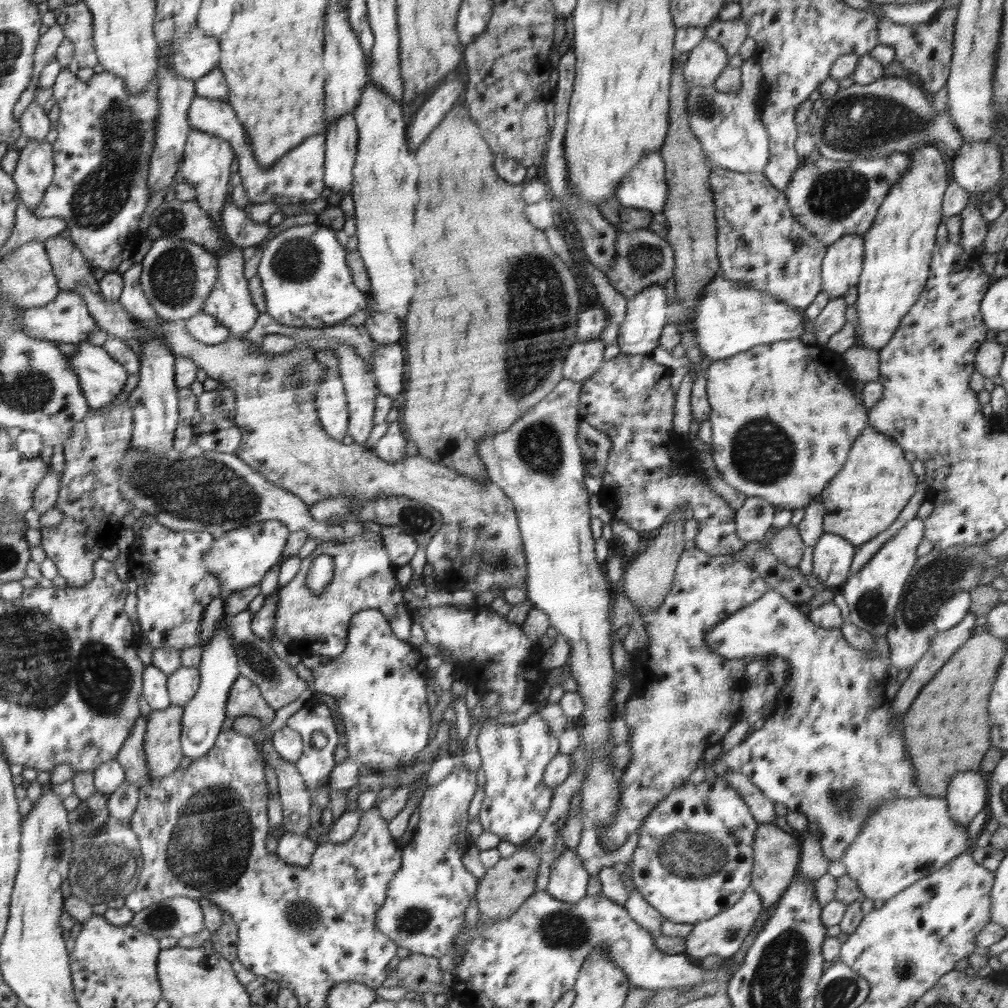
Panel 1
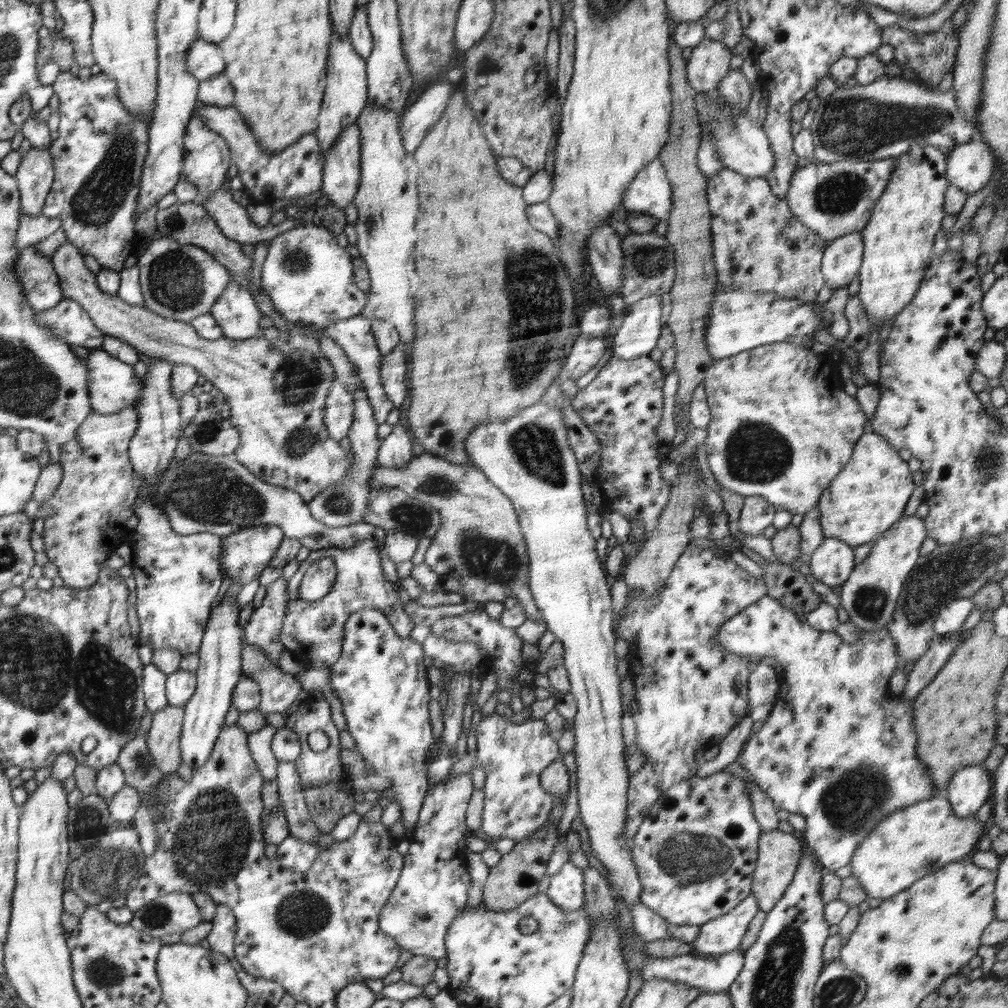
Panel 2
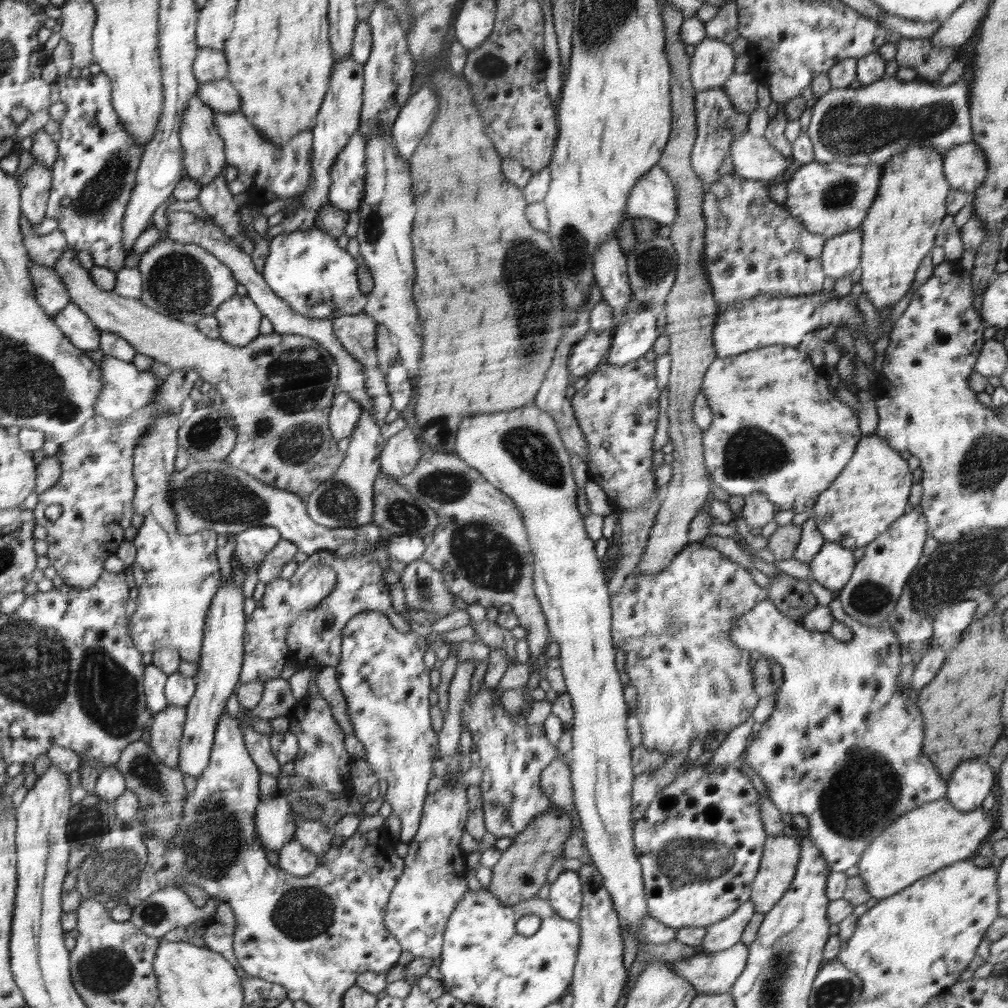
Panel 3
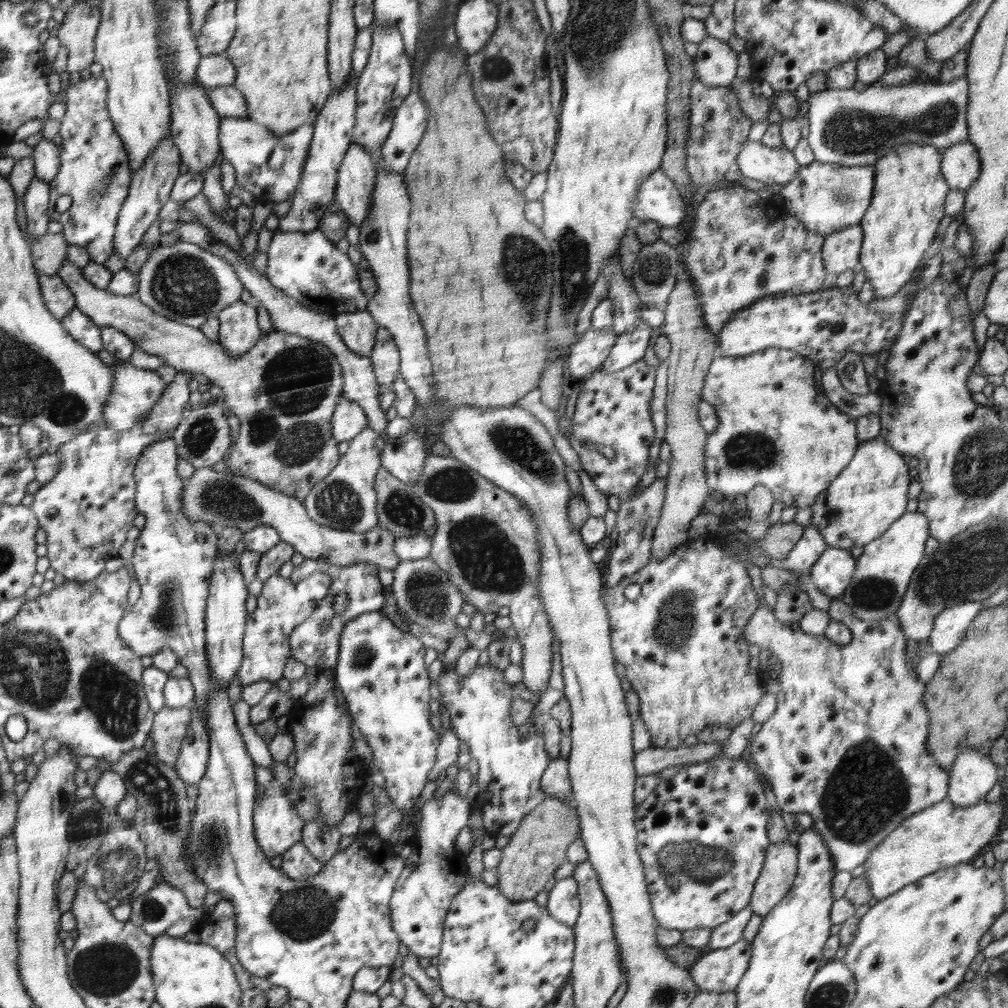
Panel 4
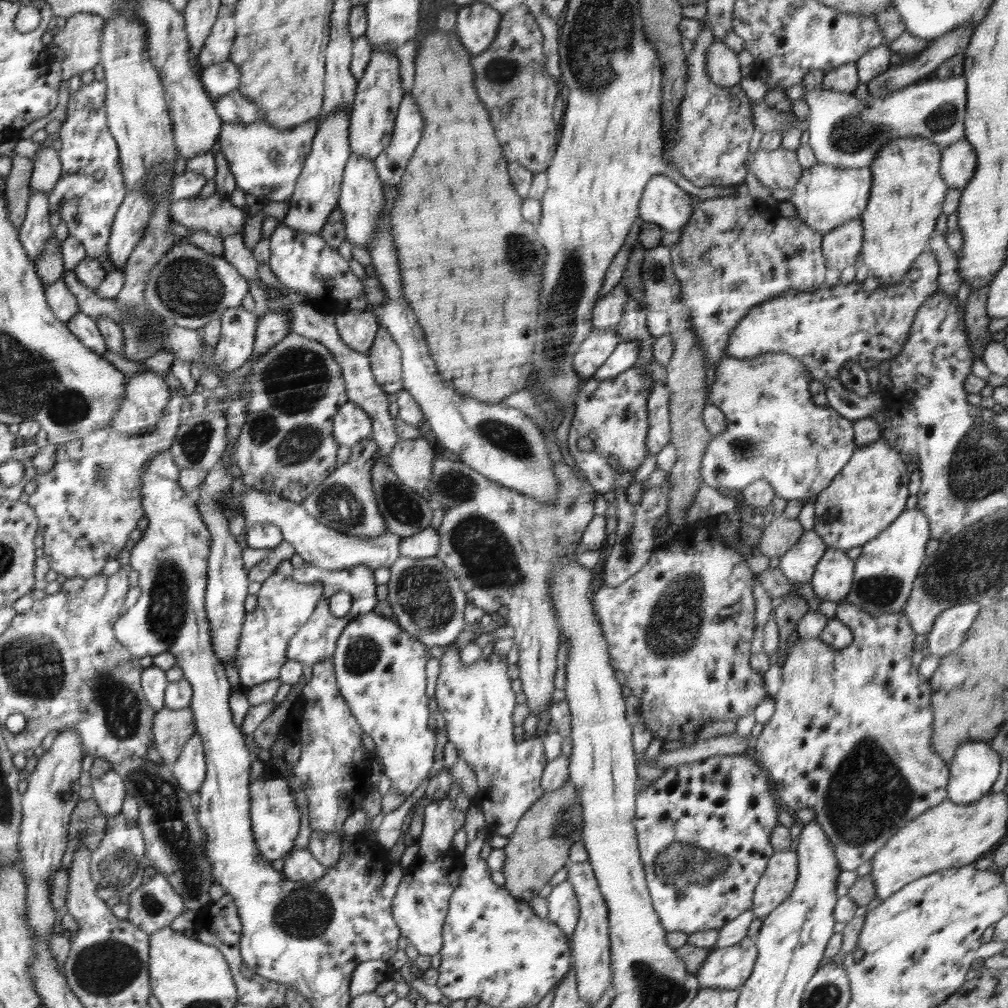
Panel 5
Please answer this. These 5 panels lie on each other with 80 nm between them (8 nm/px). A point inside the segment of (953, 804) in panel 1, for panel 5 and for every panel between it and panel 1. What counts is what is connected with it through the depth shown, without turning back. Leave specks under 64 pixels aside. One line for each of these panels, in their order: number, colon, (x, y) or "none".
2: (969, 789)
3: (972, 780)
4: (973, 775)
5: (974, 769)

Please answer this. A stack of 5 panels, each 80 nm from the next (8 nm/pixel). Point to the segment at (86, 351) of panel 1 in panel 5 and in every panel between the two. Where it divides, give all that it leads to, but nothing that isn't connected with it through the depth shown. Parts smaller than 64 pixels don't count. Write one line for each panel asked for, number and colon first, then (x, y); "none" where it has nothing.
2: (112, 384)
3: (125, 389)
4: (135, 392)
5: (147, 395)

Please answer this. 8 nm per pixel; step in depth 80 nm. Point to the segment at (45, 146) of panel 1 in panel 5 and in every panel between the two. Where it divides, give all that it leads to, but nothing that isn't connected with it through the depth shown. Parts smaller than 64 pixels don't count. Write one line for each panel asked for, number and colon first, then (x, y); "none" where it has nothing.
2: (34, 174)
3: (36, 182)
4: (37, 198)
5: (36, 230)

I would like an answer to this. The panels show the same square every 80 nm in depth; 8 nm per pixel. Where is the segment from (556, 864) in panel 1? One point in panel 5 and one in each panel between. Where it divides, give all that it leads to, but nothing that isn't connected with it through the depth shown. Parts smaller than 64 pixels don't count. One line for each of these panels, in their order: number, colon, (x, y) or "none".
2: (566, 889)
3: (565, 895)
4: (563, 904)
5: (562, 904)

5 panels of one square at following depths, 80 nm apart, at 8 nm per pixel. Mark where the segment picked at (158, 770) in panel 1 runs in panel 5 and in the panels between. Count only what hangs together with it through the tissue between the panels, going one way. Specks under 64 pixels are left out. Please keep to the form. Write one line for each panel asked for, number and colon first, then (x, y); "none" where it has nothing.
2: (162, 742)
3: (165, 731)
4: (171, 724)
5: (173, 728)

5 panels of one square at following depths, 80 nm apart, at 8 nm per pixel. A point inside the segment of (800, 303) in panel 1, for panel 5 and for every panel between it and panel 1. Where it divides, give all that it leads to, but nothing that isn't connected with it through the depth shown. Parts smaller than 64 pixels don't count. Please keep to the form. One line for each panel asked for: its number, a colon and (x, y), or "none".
2: (759, 246)
3: (752, 246)
4: (744, 248)
5: (735, 253)

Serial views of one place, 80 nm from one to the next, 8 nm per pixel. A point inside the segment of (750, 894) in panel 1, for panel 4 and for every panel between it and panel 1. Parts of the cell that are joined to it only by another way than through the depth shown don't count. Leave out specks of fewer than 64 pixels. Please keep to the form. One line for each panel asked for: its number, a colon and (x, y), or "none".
2: (720, 935)
3: (724, 934)
4: (728, 933)

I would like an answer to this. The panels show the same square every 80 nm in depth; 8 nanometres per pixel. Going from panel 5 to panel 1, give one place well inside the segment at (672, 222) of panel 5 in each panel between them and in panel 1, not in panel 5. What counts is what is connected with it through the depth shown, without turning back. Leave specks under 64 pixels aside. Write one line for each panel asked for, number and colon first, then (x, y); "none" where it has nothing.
1: (645, 186)
2: (650, 192)
3: (653, 196)
4: (658, 200)

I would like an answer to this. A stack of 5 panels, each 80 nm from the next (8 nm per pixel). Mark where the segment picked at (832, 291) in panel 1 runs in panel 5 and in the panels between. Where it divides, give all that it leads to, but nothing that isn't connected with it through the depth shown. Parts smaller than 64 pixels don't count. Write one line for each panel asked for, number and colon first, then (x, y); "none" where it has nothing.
2: (842, 259)
3: (841, 255)
4: (841, 251)
5: (840, 247)

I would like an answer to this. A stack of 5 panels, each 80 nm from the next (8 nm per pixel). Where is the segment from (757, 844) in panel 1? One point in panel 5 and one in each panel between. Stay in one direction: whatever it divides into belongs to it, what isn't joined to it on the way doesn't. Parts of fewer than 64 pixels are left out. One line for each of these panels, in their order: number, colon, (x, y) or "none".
2: (779, 853)
3: (781, 854)
4: (779, 870)
5: (776, 883)

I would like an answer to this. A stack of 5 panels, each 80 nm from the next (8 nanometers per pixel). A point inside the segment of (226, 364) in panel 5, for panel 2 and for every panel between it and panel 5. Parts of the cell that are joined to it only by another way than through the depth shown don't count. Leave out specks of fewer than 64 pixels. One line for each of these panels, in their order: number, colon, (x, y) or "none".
2: (235, 311)
3: (238, 318)
4: (239, 332)

